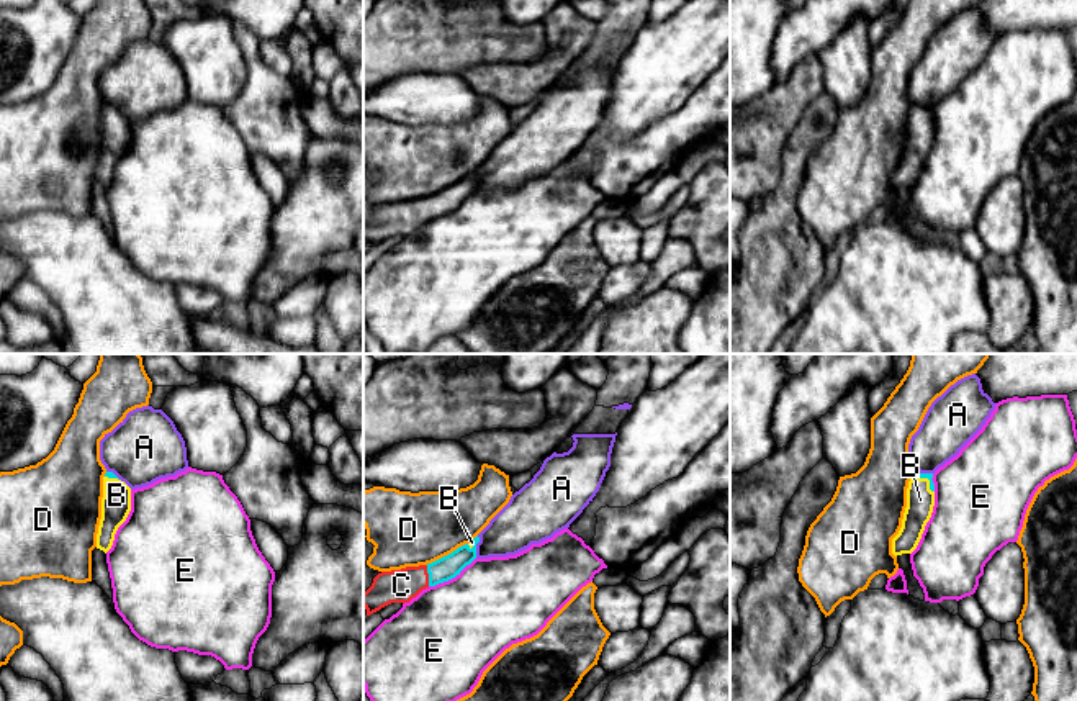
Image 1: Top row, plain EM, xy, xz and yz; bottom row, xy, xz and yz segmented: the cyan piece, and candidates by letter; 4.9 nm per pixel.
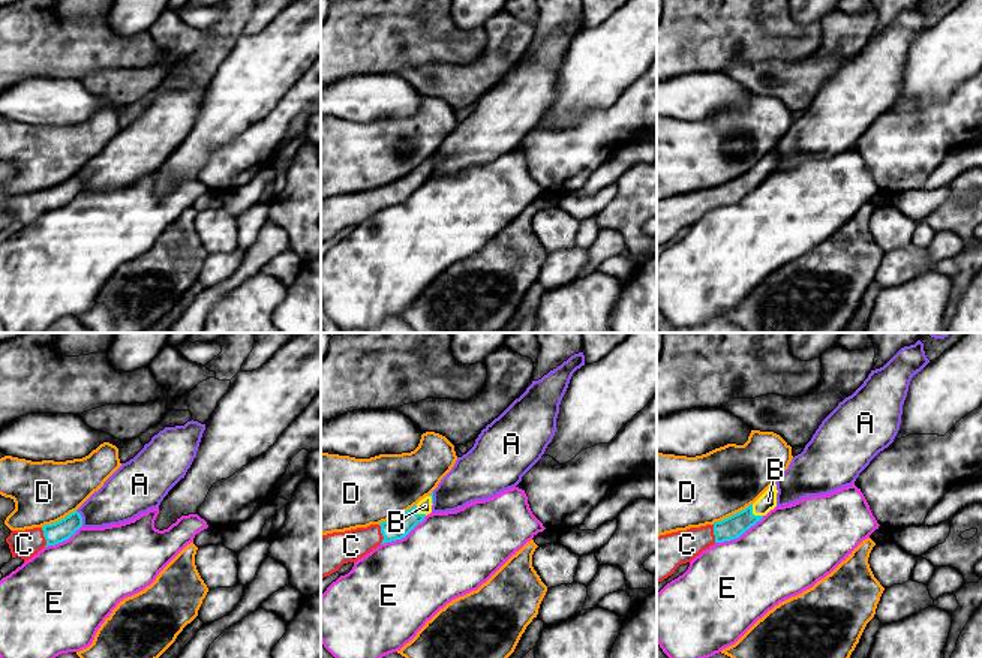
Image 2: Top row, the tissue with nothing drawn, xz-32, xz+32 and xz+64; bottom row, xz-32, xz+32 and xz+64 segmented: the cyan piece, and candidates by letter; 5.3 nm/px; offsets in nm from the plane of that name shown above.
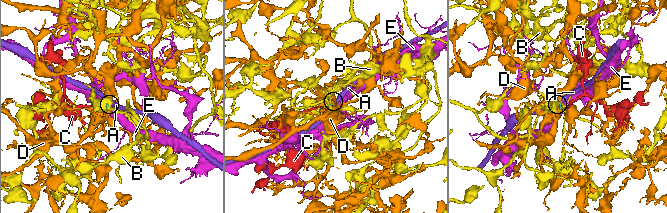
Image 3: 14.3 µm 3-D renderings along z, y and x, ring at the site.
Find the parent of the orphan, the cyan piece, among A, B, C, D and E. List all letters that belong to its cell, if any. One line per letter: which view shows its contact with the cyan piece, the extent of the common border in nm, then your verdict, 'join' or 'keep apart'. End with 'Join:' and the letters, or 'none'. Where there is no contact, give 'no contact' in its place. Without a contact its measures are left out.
A: meets cyan in xz; contact 110 nm long; keep apart
B: meets cyan in yz; contact 140 nm long; join
C: meets cyan in xz; contact 110 nm long; join
D: meets cyan in xz; contact 240 nm long; keep apart
E: meets cyan in xz; contact 280 nm long; keep apart
Join: B, C

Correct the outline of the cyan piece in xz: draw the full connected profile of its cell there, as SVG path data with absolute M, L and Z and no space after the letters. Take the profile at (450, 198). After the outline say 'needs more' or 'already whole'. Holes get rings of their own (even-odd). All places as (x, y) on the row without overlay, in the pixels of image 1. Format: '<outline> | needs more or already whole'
M476 169L470 177L427 198L378 206L372 219L363 226L367 249L391 236L409 236L422 223L455 211L476 192L478 175L480 170Z | needs more

